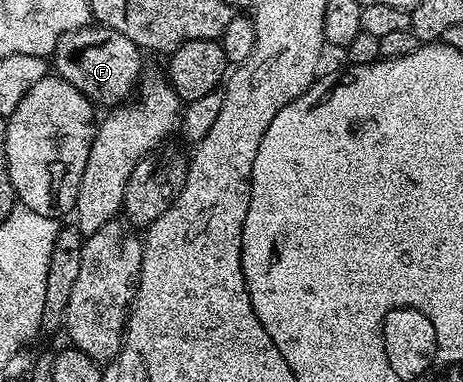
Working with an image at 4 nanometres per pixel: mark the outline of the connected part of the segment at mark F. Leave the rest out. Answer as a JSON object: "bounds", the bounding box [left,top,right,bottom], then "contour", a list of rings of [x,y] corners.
{"bounds":[52,24,144,108],"contour":[[[91,24],[60,39],[52,55],[52,66],[58,69],[57,77],[72,84],[72,88],[80,88],[95,107],[113,108],[123,105],[135,93],[144,74],[142,58],[143,51],[128,36],[120,36],[120,32],[107,26]]]}

